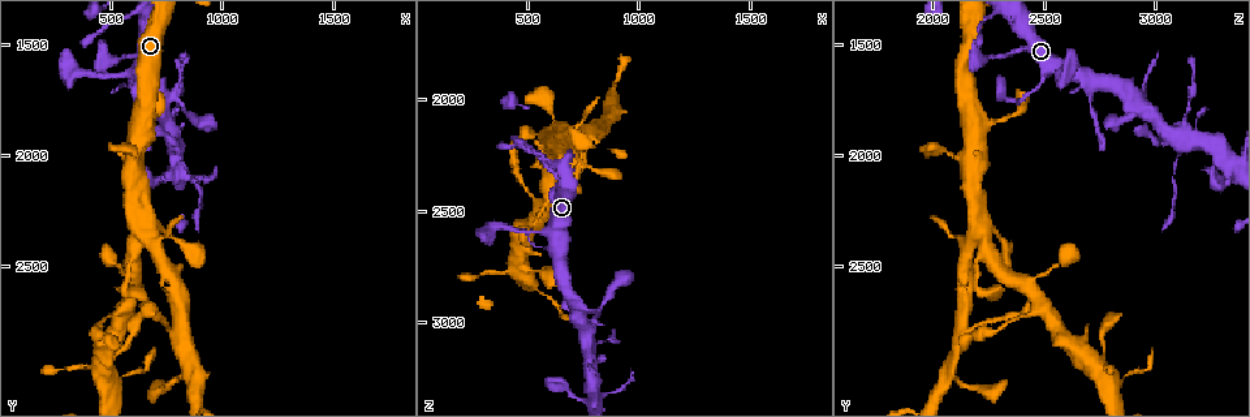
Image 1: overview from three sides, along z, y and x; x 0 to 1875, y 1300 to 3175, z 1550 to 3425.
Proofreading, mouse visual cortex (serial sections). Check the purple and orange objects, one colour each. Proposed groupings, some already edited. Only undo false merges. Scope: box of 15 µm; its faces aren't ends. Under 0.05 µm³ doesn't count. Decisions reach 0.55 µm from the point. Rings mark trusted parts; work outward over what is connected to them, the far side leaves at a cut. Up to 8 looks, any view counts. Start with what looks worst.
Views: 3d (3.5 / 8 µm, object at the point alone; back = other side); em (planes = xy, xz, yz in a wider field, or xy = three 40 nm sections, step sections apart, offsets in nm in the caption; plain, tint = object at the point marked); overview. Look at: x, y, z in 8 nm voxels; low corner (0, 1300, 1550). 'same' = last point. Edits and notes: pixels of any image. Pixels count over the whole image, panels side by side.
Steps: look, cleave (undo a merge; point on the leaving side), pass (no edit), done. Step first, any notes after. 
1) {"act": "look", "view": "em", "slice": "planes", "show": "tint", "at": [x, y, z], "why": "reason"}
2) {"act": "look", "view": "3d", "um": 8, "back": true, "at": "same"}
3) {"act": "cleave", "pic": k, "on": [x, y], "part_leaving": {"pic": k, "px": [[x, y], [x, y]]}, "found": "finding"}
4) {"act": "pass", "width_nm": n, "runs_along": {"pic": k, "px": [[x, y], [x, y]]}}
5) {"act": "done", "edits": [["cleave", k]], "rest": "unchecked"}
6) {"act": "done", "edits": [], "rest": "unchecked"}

{"act": "look", "view": "em", "slice": "xy", "step": 5, "show": "tint", "at": [490, 1570, 2210], "why": "sharp bend"}

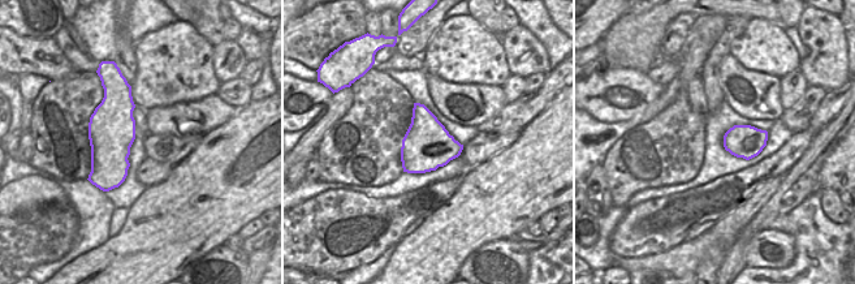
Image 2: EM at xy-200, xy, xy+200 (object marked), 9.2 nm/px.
{"act": "look", "view": "3d", "um": 3.5, "at": "same", "why": "see where the arms go"}

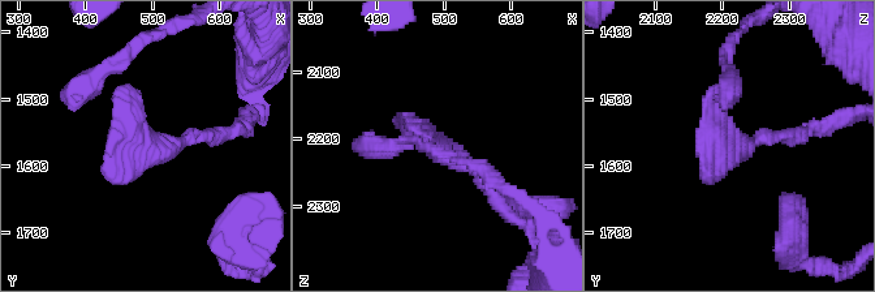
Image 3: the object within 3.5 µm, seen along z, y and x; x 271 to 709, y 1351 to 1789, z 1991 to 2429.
{"act": "pass", "runs_along": {"pic": 3, "px": [[504, 207], [456, 157], [408, 131]]}, "found": "one cell here"}

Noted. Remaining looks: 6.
{"act": "look", "view": "3d", "um": 3.5, "at": [710, 1750, 2920], "why": "a fork"}

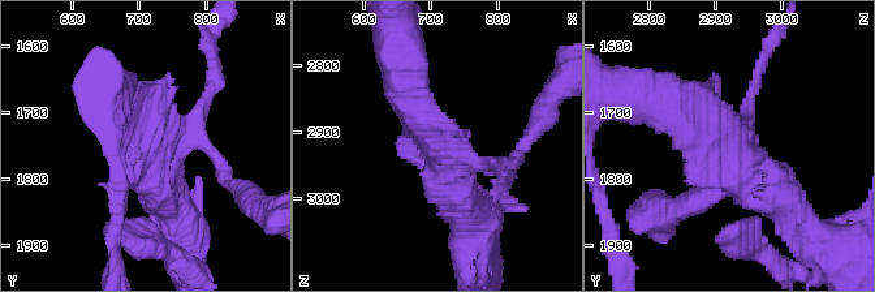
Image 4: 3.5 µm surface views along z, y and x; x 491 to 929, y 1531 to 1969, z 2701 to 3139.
{"act": "look", "view": "em", "slice": "xy", "step": 5, "show": "tint", "at": [715, 1750, 2925], "why": "now the EM"}

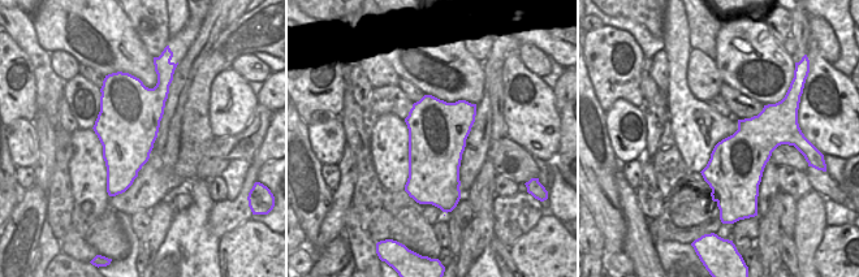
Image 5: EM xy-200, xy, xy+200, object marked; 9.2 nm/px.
{"act": "pass", "runs_along": {"pic": 4, "px": [[677, 95], [701, 103], [791, 207]]}, "found": "continuous, no second cell"}

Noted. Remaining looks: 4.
{"act": "look", "view": "3d", "um": 3.5, "at": [620, 2000, 2150], "why": "narrows sharply"}

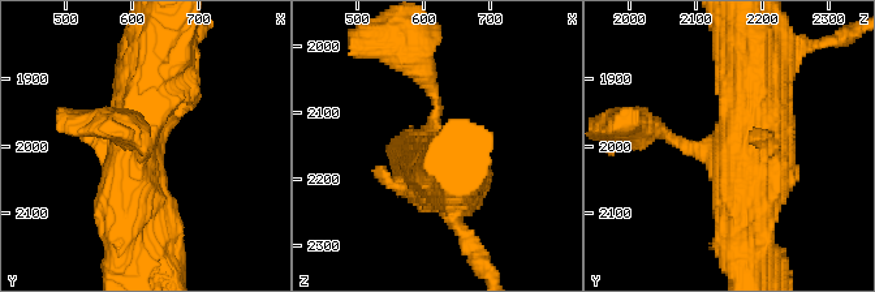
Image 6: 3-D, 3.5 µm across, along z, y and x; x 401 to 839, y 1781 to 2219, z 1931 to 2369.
{"act": "look", "view": "em", "slice": "xy", "step": 3, "show": "tint", "at": "same"}

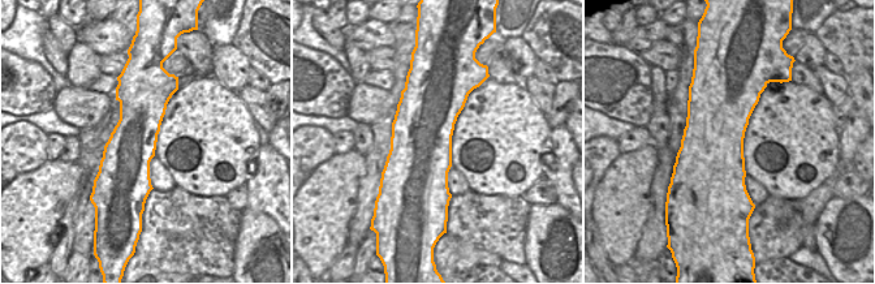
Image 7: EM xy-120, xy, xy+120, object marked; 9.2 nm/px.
{"act": "pass", "runs_along": {"pic": 6, "px": [[158, 56], [134, 133], [134, 233]]}, "found": "continuous, no second cell"}

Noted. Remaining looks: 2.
{"act": "look", "view": "3d", "um": 3.5, "back": true, "at": [570, 3000, 2870], "why": "thin neck"}

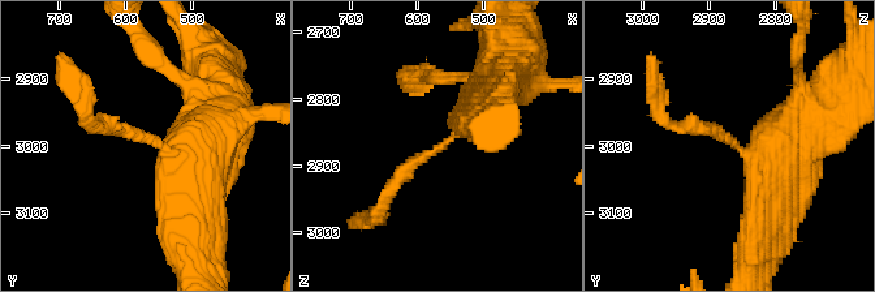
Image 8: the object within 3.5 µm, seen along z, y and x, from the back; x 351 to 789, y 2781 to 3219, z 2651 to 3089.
{"act": "look", "view": "em", "slice": "xy", "step": 1, "show": "tint", "at": [560, 2995, 2870], "why": "need the tissue"}

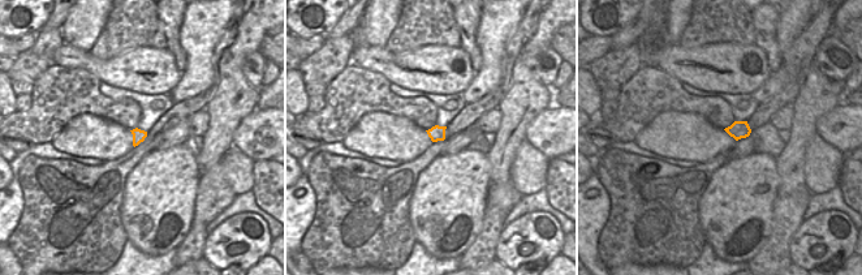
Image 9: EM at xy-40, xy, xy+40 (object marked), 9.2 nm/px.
{"act": "pass", "arm_widths_nm": [200, 700], "runs_along": {"pic": 8, "px": [[499, 87], [387, 201]]}, "found": "all the same cell"}

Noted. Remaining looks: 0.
{"act": "done", "edits": [], "rest": "unchecked"}

